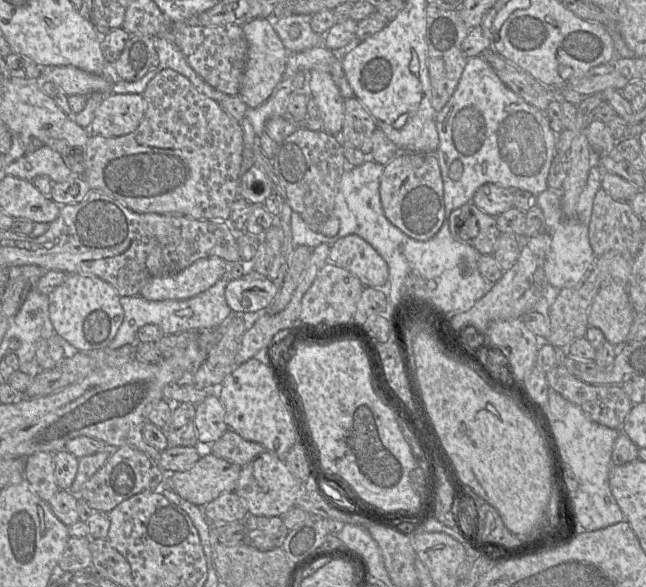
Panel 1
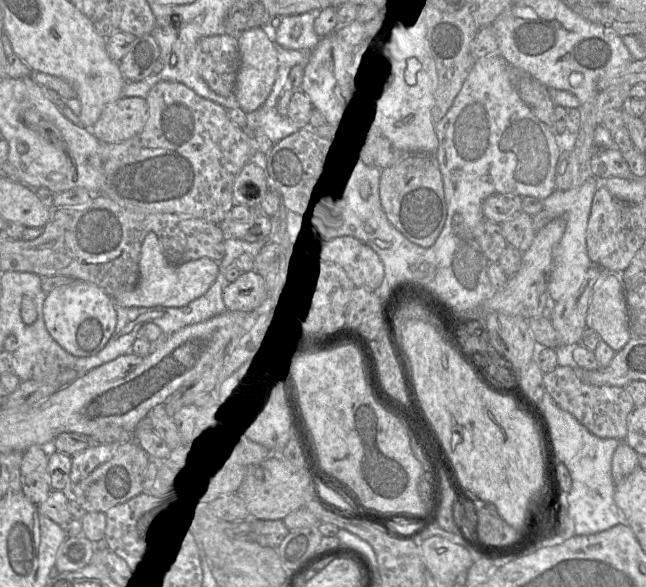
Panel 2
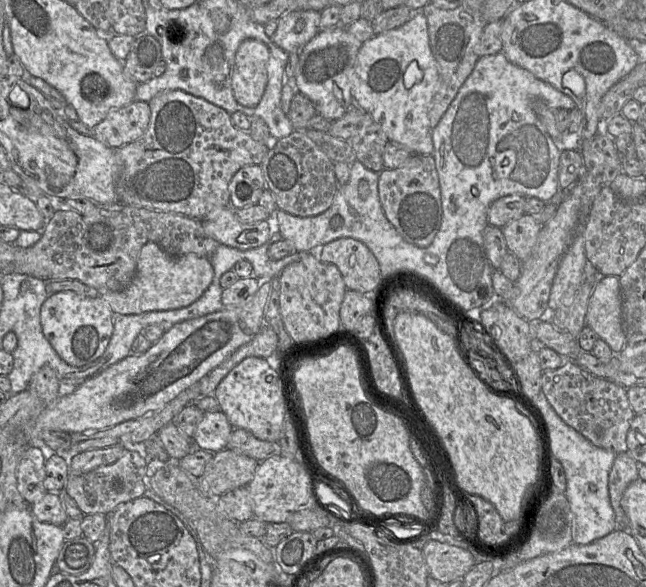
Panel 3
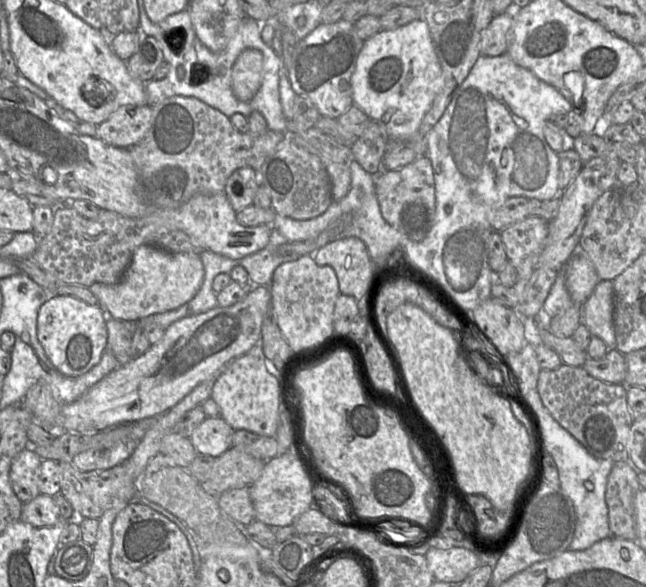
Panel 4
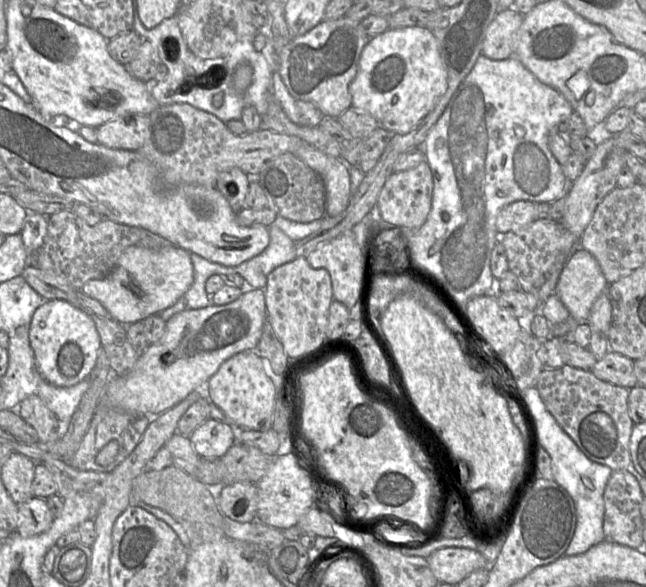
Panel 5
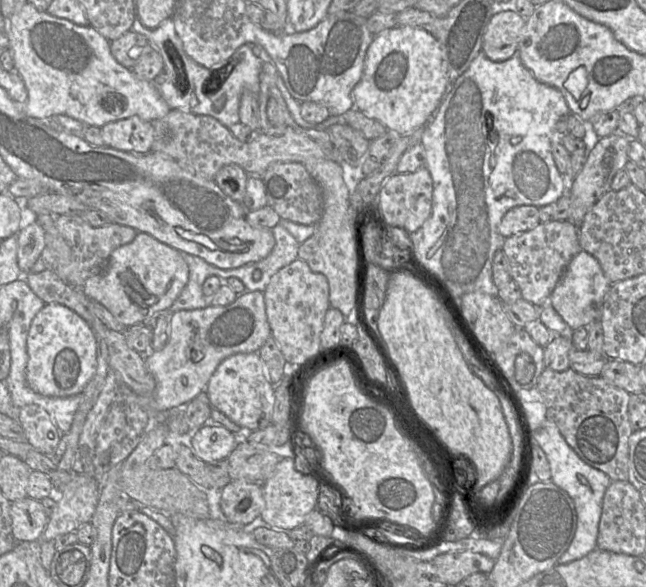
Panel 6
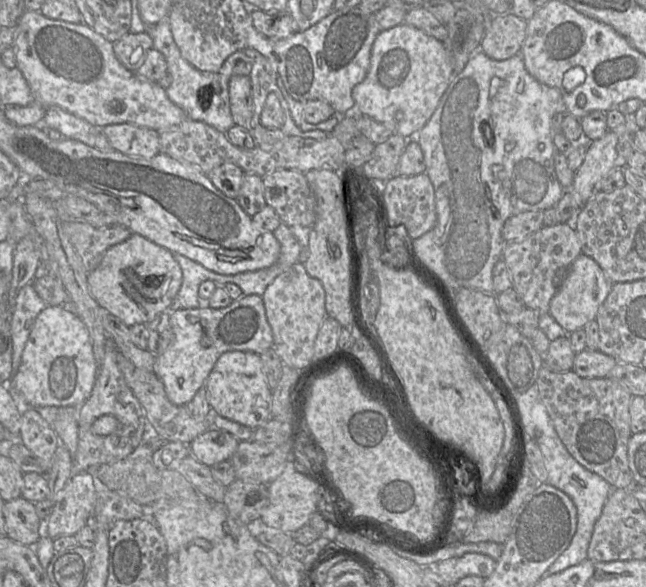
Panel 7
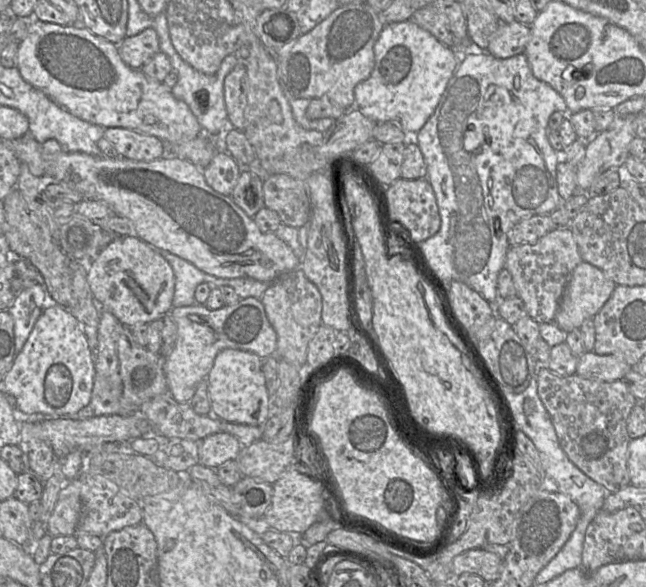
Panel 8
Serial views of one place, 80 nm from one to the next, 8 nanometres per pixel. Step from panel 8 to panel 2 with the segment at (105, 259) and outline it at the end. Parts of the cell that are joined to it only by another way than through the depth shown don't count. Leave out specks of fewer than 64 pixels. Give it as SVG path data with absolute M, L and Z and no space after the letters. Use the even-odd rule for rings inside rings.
M154 232L145 236L139 258L139 281L135 288L113 299L123 307L183 307L204 295L217 278L220 267L210 258L199 258L179 265L170 263Z

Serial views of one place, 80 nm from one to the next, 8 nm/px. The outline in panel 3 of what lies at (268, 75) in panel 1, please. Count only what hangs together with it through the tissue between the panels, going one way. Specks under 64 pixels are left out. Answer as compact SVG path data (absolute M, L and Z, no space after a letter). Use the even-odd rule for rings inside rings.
M255 39L244 40L236 53L231 86L237 102L245 107L259 104L267 86L269 48Z

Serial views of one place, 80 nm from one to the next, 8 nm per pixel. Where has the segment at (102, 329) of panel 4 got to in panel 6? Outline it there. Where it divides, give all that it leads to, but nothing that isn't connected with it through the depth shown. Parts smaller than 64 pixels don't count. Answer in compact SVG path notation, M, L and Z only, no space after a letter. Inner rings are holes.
M46 303L34 317L27 340L26 380L37 393L51 397L81 394L97 368L97 340L92 327L74 310Z

